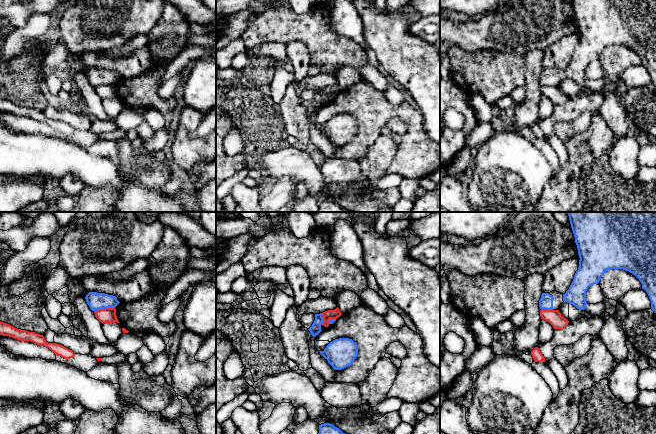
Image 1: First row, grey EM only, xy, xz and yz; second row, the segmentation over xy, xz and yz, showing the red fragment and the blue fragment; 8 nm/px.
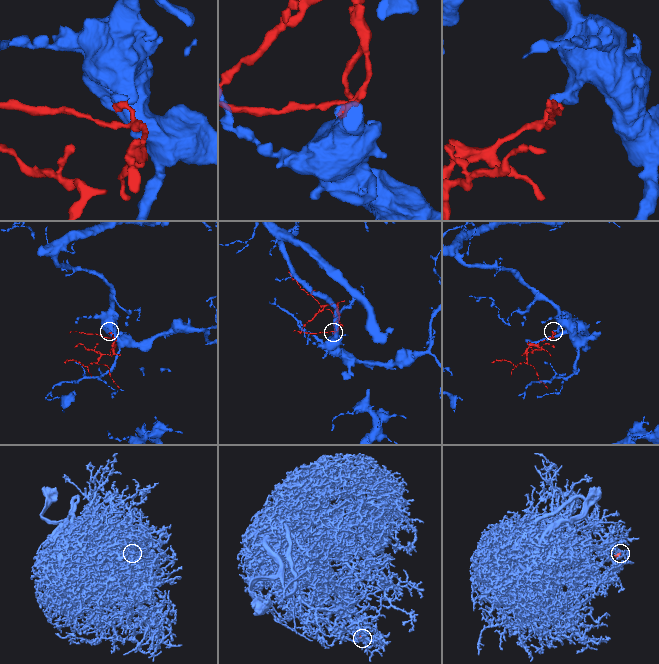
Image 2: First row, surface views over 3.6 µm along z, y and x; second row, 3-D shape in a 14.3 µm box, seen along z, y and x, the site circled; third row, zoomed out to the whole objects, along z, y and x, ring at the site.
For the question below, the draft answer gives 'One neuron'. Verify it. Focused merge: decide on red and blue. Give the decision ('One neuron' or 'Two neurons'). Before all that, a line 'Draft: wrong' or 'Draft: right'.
Draft: wrong
Two neurons

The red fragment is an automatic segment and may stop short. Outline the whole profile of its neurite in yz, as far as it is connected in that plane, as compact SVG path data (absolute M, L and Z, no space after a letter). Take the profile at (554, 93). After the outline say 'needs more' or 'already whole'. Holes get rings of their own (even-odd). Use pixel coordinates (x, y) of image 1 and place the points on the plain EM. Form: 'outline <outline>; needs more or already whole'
outline M541 85L540 92L541 95L549 98L554 105L564 105L569 99L569 97L561 91L559 86Z; already whole

